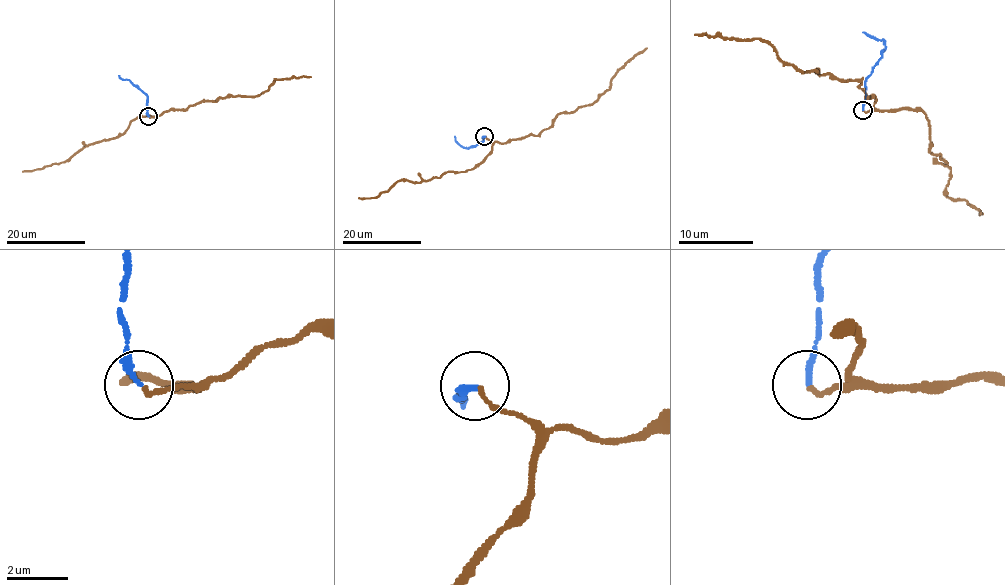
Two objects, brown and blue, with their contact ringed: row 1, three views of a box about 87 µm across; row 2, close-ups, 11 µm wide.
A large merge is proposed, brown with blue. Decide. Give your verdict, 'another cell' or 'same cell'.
another cell

